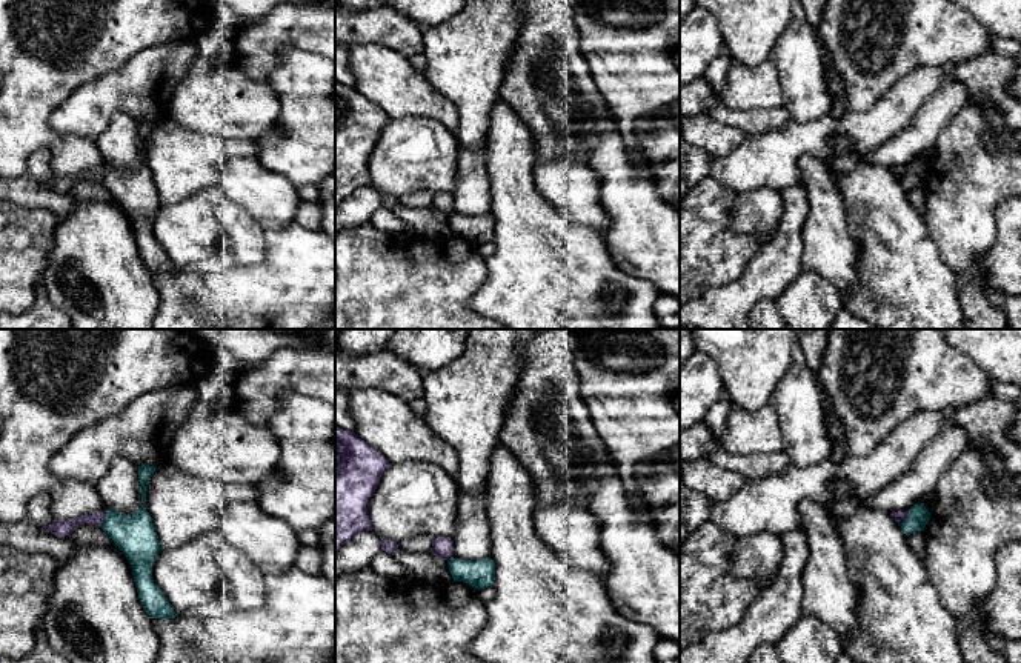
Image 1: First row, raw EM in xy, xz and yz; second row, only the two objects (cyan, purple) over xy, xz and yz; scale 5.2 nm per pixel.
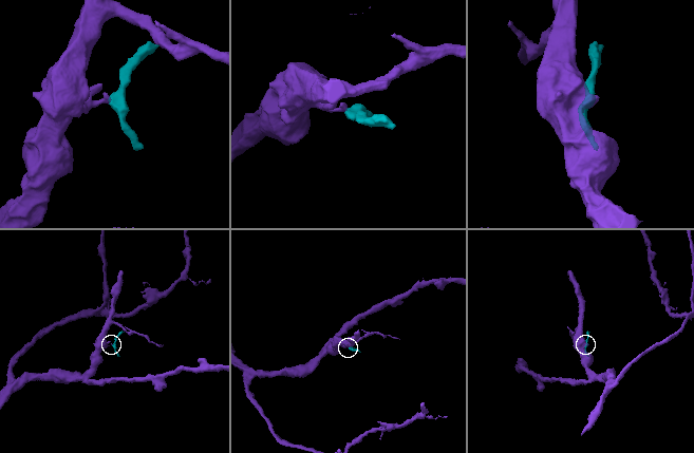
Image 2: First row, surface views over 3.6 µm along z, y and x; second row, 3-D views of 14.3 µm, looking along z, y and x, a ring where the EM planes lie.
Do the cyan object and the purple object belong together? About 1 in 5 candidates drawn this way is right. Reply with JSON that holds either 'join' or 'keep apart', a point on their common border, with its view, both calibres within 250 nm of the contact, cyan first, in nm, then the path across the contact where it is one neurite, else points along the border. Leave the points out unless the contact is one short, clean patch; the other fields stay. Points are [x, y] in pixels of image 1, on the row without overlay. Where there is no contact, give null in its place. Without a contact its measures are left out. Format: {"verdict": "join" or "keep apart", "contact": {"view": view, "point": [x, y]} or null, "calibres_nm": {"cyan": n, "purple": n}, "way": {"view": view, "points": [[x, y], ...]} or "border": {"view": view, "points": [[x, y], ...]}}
{"verdict": "keep apart", "contact": {"view": "xy", "point": [105, 174]}, "calibres_nm": {"cyan": 220, "purple": 100}, "border": {"view": "xy", "points": [[106, 165], [102, 182]]}}

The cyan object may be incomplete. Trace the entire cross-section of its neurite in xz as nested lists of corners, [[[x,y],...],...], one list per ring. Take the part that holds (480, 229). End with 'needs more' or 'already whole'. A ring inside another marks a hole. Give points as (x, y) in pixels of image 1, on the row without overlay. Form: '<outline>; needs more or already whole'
[[[491,212],[477,217],[451,214],[447,223],[454,237],[463,237],[477,246],[492,242],[495,237],[495,218]]]; already whole

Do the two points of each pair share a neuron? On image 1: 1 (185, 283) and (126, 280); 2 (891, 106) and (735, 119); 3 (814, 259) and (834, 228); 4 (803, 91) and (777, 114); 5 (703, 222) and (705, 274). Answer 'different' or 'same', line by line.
1: different
2: different
3: same
4: different
5: same

